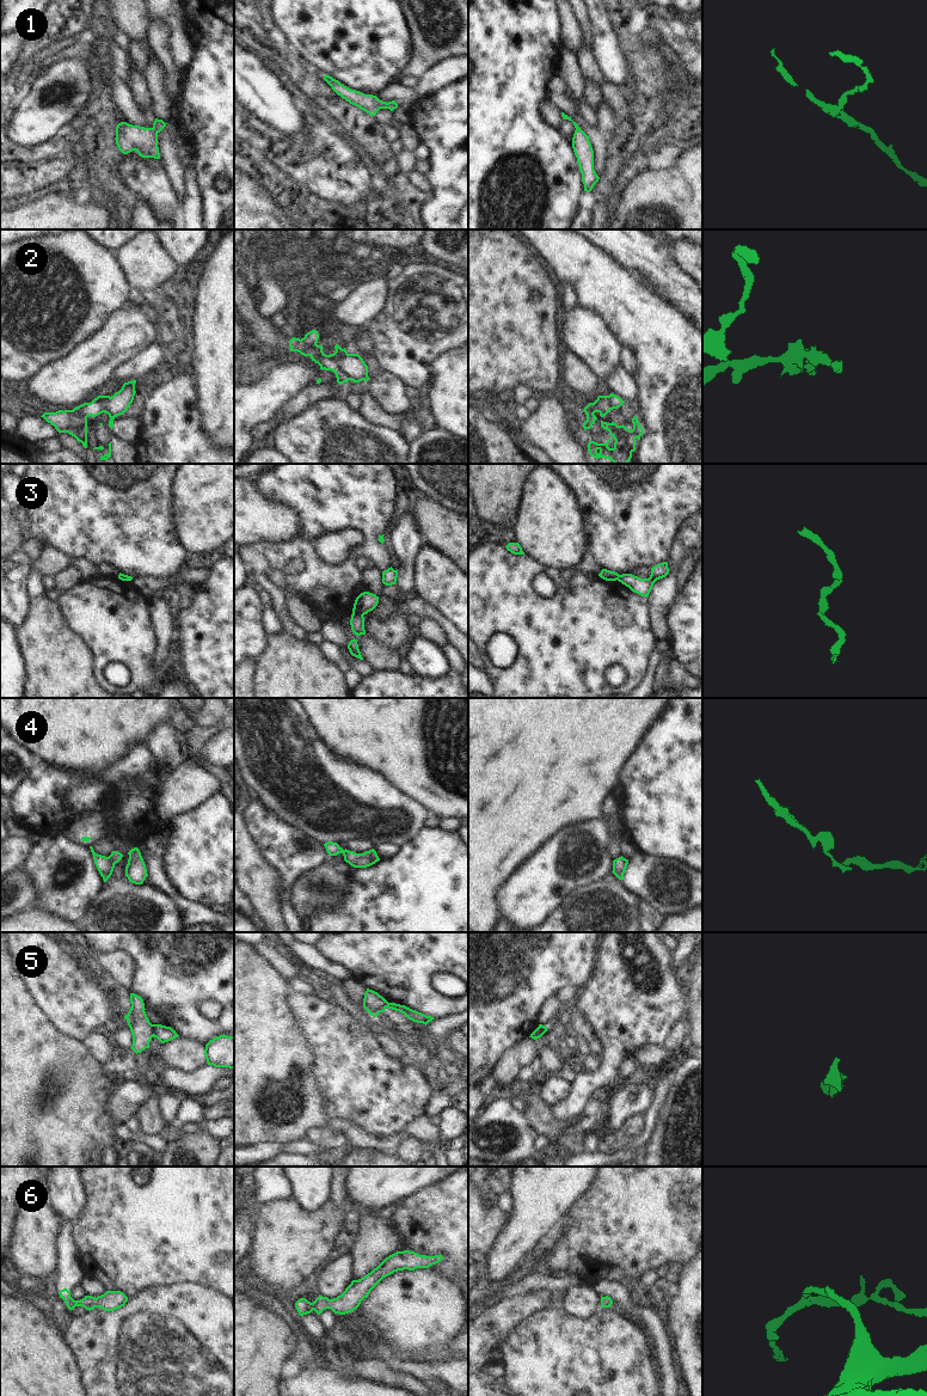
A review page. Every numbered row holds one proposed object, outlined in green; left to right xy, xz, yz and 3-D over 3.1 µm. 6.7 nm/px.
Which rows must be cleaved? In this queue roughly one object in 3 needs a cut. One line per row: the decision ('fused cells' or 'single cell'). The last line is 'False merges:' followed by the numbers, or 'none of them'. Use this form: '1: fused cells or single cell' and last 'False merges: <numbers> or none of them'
1: single cell
2: single cell
3: fused cells
4: fused cells
5: fused cells
6: single cell
False merges: 3, 4, 5

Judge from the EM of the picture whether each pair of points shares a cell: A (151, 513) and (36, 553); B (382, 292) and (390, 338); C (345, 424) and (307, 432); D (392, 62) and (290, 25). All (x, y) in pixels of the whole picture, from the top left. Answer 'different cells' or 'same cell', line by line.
A: different cells
B: different cells
C: same cell
D: same cell

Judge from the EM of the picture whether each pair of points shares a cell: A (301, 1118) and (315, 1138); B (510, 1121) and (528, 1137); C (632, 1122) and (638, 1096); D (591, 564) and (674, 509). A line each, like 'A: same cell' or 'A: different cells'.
A: different cells
B: same cell
C: different cells
D: different cells

